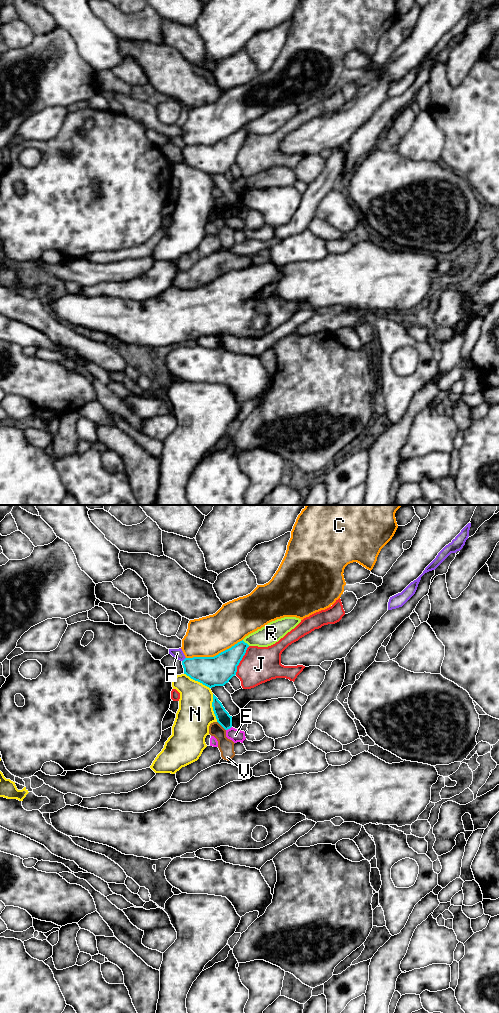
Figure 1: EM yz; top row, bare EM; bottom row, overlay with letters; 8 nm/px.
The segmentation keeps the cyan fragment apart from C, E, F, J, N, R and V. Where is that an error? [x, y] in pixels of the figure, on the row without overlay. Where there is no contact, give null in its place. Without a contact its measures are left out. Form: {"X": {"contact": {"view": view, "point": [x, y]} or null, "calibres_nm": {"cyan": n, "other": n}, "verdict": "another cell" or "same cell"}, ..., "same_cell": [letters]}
{"C": {"contact": {"view": "yz", "point": [214, 144]}, "calibres_nm": {"cyan": 240, "other": 320}, "verdict": "another cell"}, "E": {"contact": {"view": "yz", "point": [228, 216]}, "calibres_nm": {"cyan": 110, "other": 100}, "verdict": "another cell"}, "F": {"contact": {"view": "yz", "point": [184, 147]}, "calibres_nm": {"cyan": 240, "other": 80}, "verdict": "another cell"}, "J": {"contact": {"view": "yz", "point": [241, 147]}, "calibres_nm": {"cyan": 240, "other": 280}, "verdict": "another cell"}, "N": {"contact": {"view": "yz", "point": [213, 196]}, "calibres_nm": {"cyan": 110, "other": 280}, "verdict": "another cell"}, "R": {"contact": {"view": "yz", "point": [246, 131]}, "calibres_nm": {"cyan": 200, "other": 160}, "verdict": "another cell"}, "V": {"contact": {"view": "yz", "point": [221, 213]}, "calibres_nm": {"cyan": 110, "other": 130}, "verdict": "another cell"}, "same_cell": []}

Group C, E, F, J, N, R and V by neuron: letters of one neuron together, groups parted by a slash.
C / E / F / J / N / R / V

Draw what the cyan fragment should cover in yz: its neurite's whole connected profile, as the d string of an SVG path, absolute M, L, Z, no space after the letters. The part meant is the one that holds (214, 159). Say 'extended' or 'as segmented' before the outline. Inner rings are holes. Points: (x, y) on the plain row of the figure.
as segmented | M242 128L214 145L185 146L182 149L184 162L209 176L224 174L233 164L236 163L237 154L245 143L248 135L249 133Z

